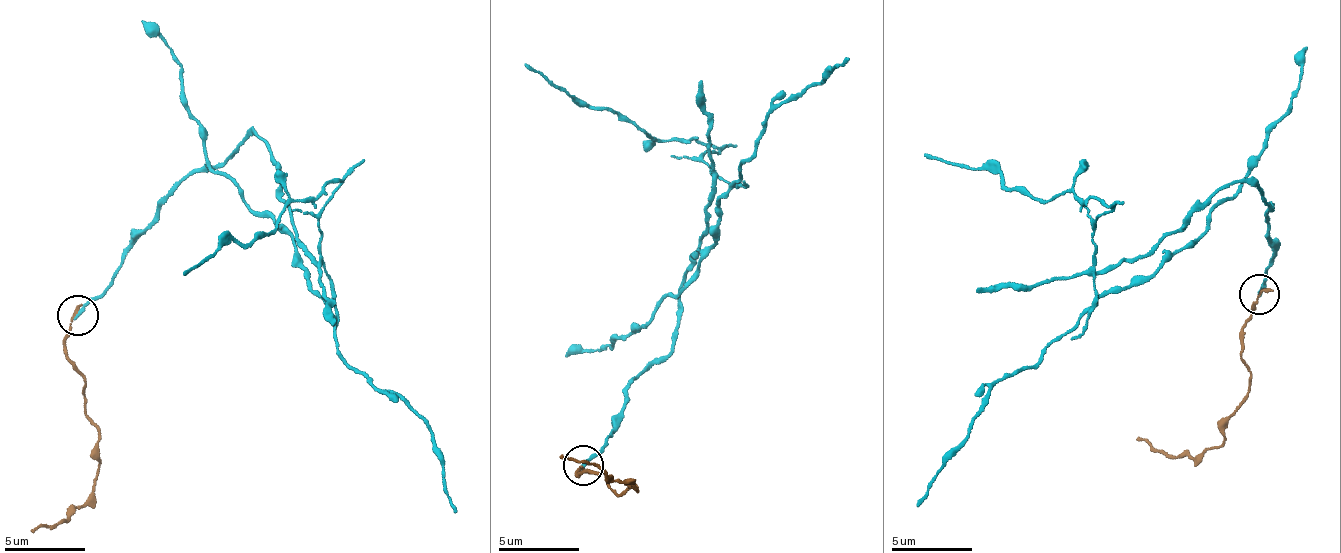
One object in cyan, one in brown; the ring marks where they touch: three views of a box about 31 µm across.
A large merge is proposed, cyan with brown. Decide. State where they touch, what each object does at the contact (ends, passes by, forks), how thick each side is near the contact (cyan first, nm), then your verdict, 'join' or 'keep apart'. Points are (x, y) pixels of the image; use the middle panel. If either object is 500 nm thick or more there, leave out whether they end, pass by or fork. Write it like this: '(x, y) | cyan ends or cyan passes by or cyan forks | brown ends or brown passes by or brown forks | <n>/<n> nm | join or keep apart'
(583, 465) | cyan ends | brown ends | 240/200 nm | keep apart

